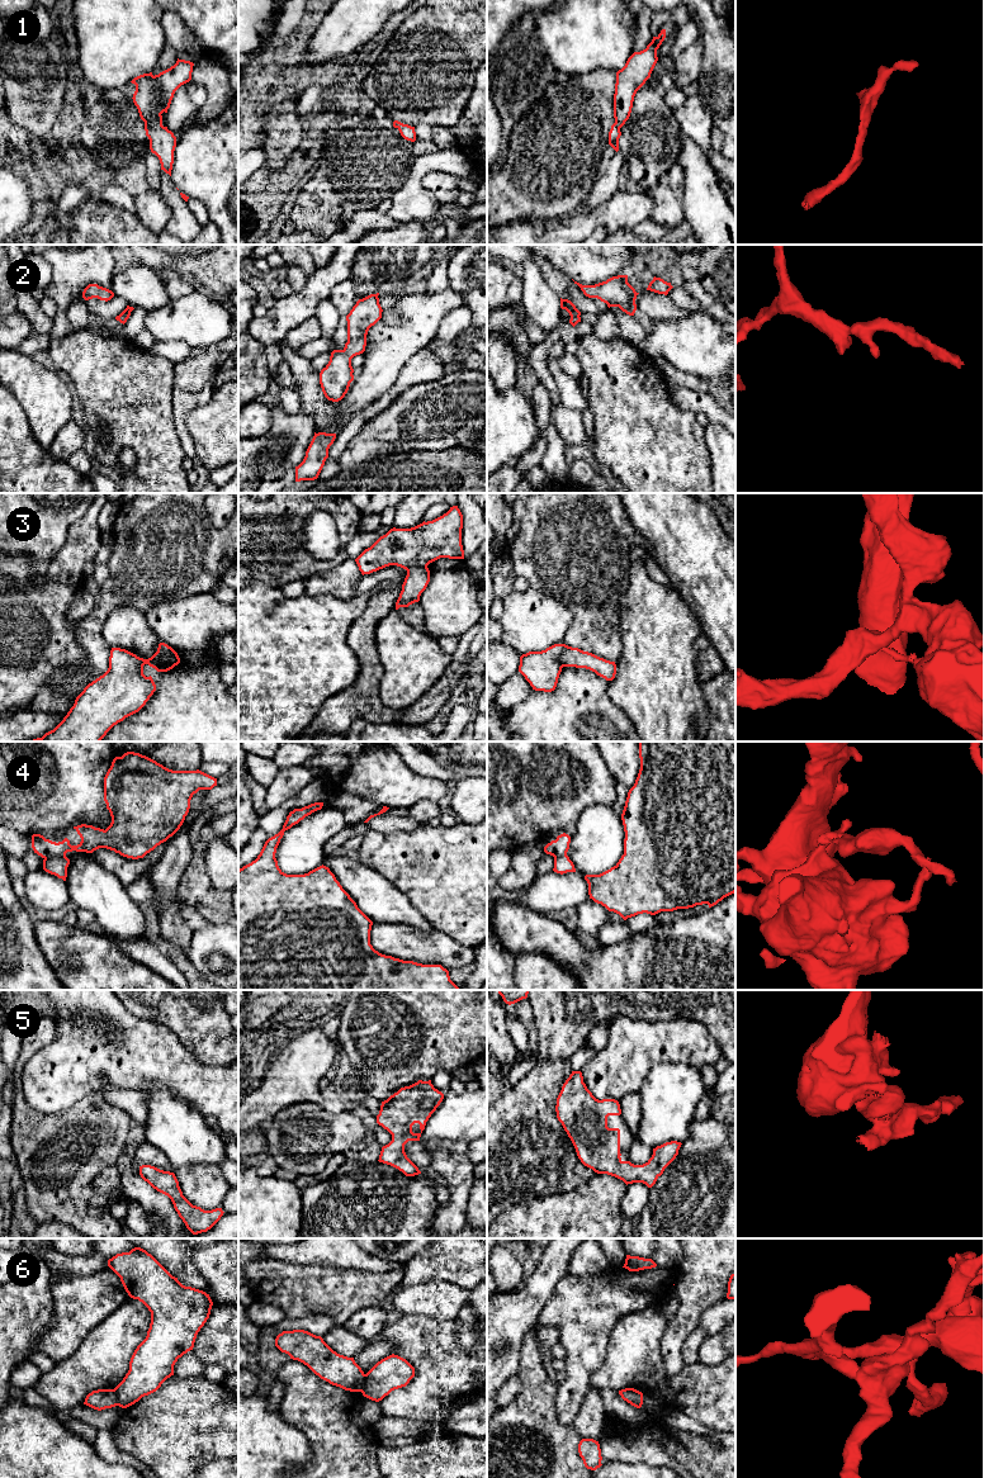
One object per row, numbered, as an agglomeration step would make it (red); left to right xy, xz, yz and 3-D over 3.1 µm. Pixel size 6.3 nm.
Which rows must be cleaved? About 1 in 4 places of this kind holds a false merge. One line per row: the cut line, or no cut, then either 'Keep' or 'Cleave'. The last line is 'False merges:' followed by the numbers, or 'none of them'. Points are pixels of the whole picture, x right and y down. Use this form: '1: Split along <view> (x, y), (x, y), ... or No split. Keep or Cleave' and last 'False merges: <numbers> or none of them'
1: No split. Keep
2: No split. Keep
3: Split along xy (168, 650), (162, 658), (168, 663), (175, 664). Cleave
4: Split along xy (65, 856), (48, 856), (45, 858). Cleave
5: No split. Keep
6: Split along xz (365, 1374), (365, 1382), (360, 1391). Cleave
False merges: 3, 4, 6

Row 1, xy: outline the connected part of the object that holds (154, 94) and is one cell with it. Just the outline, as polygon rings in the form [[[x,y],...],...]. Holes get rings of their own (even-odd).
[[[179,60],[170,68],[159,75],[143,74],[131,82],[136,85],[133,103],[145,122],[150,150],[161,164],[161,170],[171,176],[176,137],[167,127],[162,125],[162,113],[167,113],[175,91],[191,80],[194,63]]]

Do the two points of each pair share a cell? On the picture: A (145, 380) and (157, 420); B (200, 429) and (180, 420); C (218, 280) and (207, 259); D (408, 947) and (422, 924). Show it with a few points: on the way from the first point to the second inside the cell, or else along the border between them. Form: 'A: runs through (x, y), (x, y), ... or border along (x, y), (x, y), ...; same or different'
A: runs through (145, 391), (147, 410); same
B: border along (207, 401), (187, 418), (195, 450); different
C: runs through (218, 275), (218, 270), (212, 264); same
D: border along (391, 922), (410, 924), (424, 931), (433, 929); different

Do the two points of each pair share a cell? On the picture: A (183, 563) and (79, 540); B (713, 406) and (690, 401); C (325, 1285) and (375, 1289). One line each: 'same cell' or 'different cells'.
A: different cells
B: same cell
C: same cell

